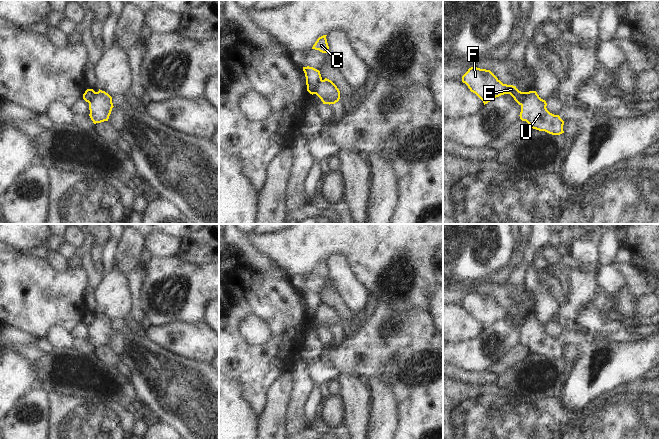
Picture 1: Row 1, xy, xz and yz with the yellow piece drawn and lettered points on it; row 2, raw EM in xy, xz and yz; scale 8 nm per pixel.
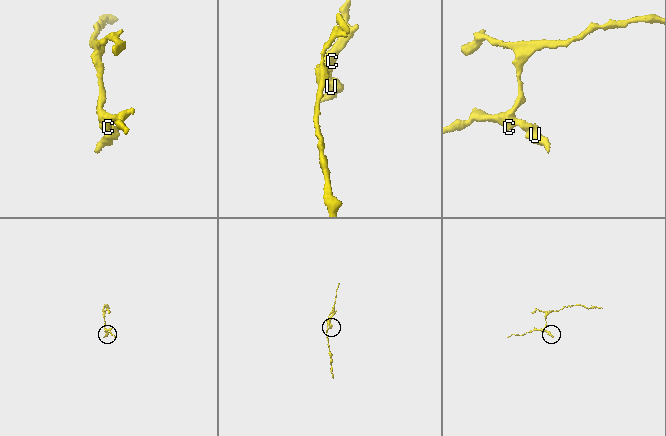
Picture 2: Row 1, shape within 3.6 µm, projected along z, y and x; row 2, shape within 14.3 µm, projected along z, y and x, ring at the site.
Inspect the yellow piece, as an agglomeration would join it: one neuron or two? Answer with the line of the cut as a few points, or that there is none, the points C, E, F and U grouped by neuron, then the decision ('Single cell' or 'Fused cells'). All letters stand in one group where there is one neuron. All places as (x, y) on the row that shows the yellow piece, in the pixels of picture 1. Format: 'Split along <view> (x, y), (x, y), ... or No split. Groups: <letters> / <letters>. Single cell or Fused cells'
Split along yz (530, 91), (530, 94), (520, 104). Groups: C E F / U. Fused cells

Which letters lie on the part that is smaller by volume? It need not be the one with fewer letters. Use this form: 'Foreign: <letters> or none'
Foreign: U

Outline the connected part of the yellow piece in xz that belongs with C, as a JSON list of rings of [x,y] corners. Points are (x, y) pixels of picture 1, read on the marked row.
[[[323,35],[317,39],[312,49],[319,50],[322,53],[327,53],[329,46],[326,39],[327,35]]]

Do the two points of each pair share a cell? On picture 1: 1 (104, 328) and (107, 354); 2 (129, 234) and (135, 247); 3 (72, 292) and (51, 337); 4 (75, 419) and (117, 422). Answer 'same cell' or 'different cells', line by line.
1: different cells
2: same cell
3: different cells
4: same cell

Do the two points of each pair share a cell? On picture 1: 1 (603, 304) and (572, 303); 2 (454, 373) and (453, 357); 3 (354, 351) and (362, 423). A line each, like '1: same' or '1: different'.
1: different
2: different
3: different

